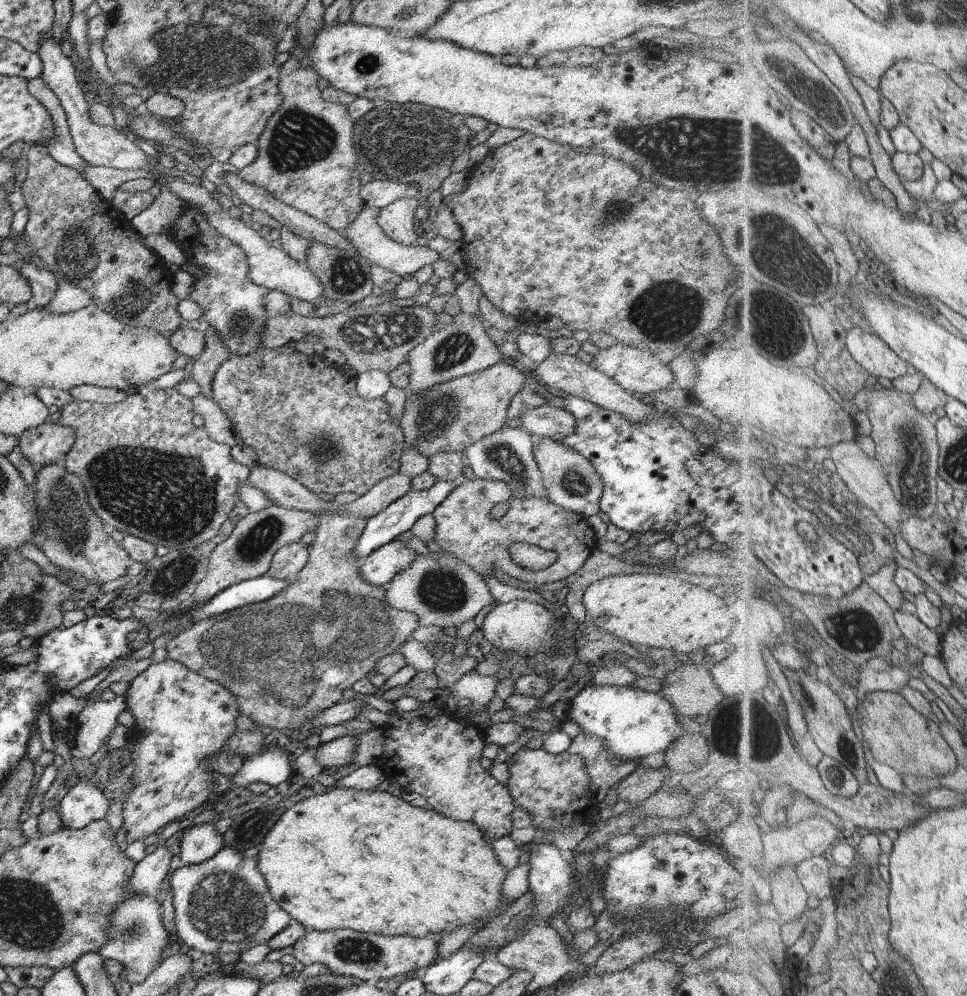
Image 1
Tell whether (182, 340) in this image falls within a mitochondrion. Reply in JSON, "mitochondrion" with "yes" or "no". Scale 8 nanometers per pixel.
{"mitochondrion":"no"}

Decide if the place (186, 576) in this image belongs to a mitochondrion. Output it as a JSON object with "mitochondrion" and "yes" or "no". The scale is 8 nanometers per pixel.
{"mitochondrion":"yes"}

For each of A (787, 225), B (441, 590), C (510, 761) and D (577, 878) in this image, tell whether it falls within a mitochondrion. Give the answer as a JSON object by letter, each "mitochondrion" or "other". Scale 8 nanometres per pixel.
{"A":"mitochondrion","B":"mitochondrion","C":"other","D":"other"}

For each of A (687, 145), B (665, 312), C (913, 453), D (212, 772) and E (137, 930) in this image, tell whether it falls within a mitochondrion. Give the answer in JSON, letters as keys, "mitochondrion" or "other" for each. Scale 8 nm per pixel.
{"A":"mitochondrion","B":"mitochondrion","C":"mitochondrion","D":"other","E":"mitochondrion"}

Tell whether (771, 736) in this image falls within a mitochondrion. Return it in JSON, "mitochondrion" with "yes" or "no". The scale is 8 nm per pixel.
{"mitochondrion":"yes"}

